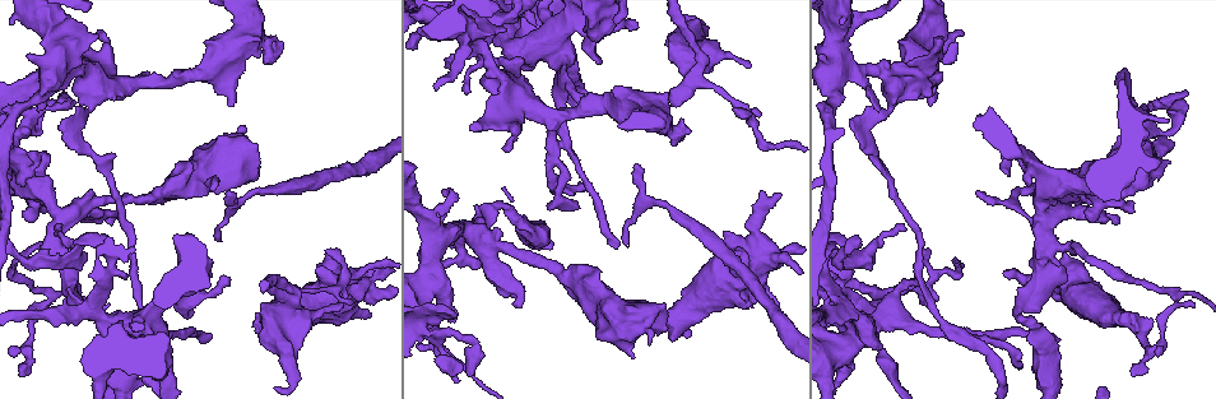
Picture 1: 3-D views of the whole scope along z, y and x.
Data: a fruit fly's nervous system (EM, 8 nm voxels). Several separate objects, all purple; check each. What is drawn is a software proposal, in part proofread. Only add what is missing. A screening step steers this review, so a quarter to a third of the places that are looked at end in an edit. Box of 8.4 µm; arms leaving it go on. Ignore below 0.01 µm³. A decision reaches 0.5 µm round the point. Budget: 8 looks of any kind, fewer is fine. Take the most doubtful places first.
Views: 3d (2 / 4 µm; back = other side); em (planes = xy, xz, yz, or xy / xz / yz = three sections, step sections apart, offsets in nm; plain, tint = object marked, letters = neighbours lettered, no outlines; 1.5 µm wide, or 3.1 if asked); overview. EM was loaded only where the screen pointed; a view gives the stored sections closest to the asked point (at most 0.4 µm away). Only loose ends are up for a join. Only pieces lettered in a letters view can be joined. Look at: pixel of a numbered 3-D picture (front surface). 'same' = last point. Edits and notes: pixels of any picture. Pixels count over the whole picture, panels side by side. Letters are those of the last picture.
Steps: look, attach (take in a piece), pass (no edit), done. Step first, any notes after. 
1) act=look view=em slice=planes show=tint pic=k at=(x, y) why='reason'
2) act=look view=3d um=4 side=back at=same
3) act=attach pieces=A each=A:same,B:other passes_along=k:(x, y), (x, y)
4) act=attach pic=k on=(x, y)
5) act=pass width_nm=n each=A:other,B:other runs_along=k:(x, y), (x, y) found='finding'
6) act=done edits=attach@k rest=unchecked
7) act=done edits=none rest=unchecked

act=look view=3d um=2 pic=1 at=(1011, 274) why='an open end'

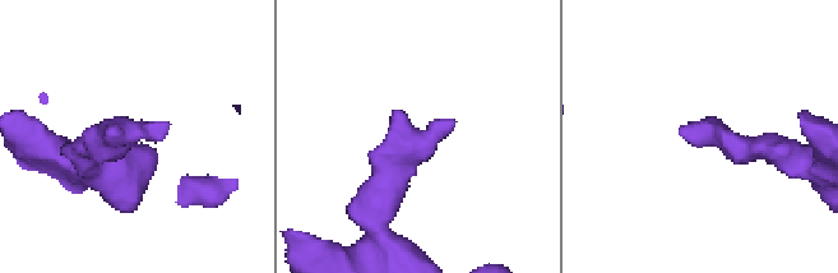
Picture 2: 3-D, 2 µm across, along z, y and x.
act=look view=em slice=planes show=letters pic=2 at=(690, 122) why='need the tissue'

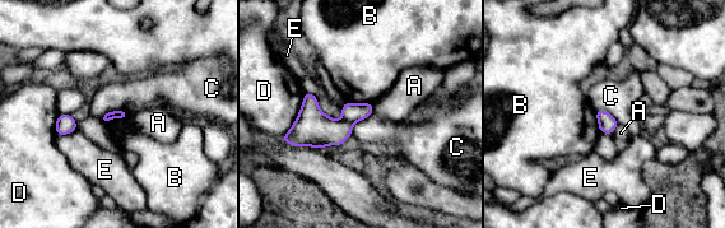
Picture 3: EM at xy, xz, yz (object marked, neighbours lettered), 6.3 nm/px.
act=pass each=A:other,B:other,C:other,D:other,E:other border=3:(372, 114), (358, 120), (351, 134) found='none of them fits'

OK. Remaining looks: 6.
act=look view=em slice=planes show=letters pic=1 at=(1090, 218) why='thick end'

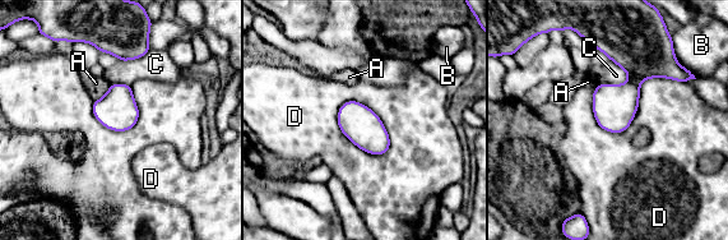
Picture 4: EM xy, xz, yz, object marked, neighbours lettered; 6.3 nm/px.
act=pass longest_contact=D:650nm each=A:other,B:other,C:other,D:other found='none of them fits'

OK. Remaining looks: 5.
act=look view=3d um=2 pic=1 at=(343, 302) why='tapers out'

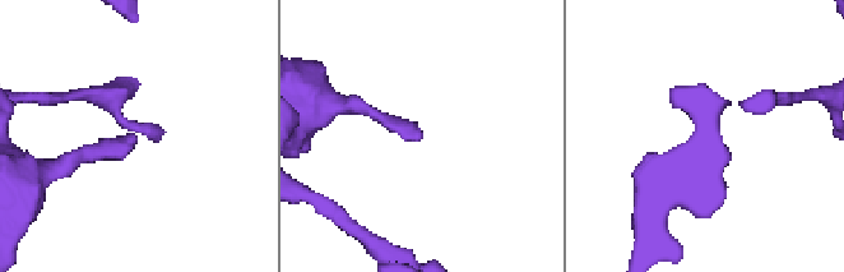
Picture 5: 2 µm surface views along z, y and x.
act=look view=em slice=planes show=letters pic=5 at=(129, 133)

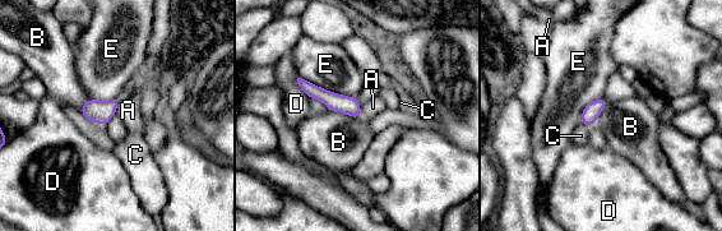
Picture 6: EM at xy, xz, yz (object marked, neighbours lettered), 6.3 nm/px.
act=pass longest_contact=E:400nm each=A:other,B:other,C:other,D:other,E:other border=6:(297, 73), (329, 91), (356, 97) found='none of them fits'

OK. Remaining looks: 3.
act=done edits=none rest=unchecked

